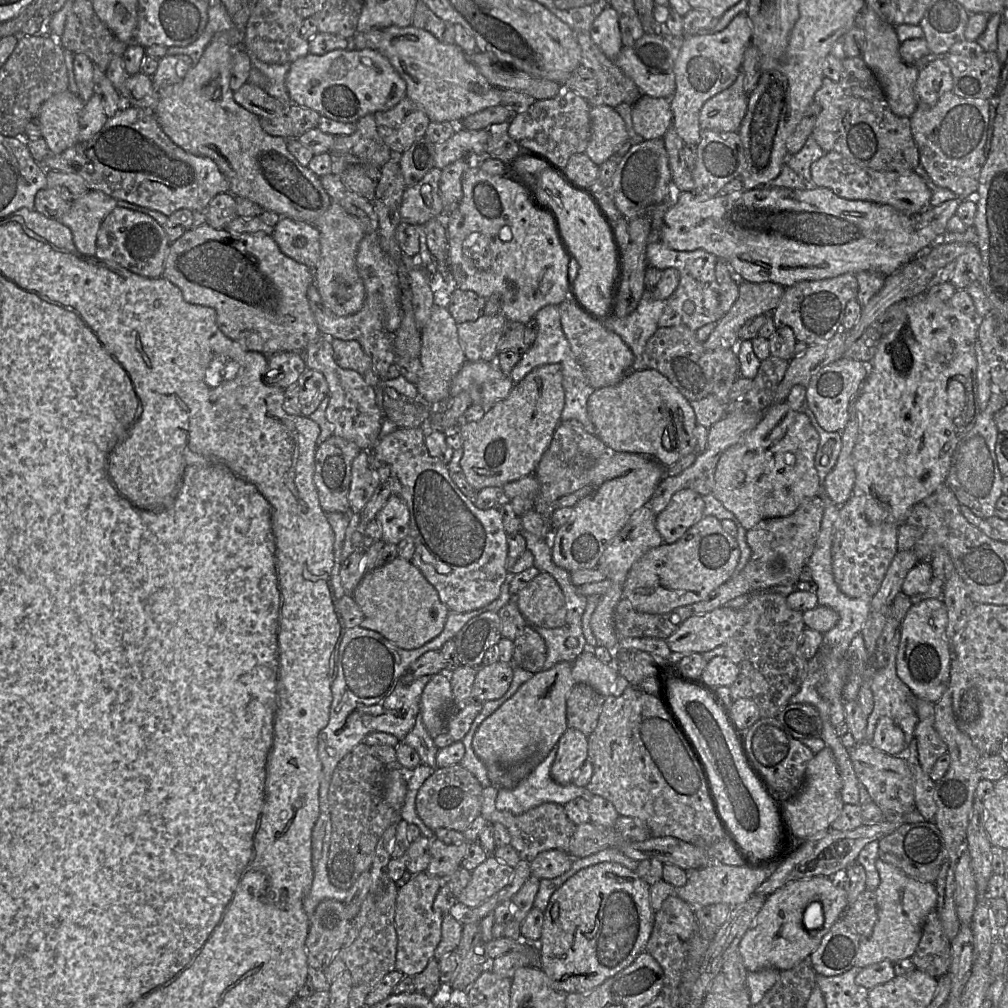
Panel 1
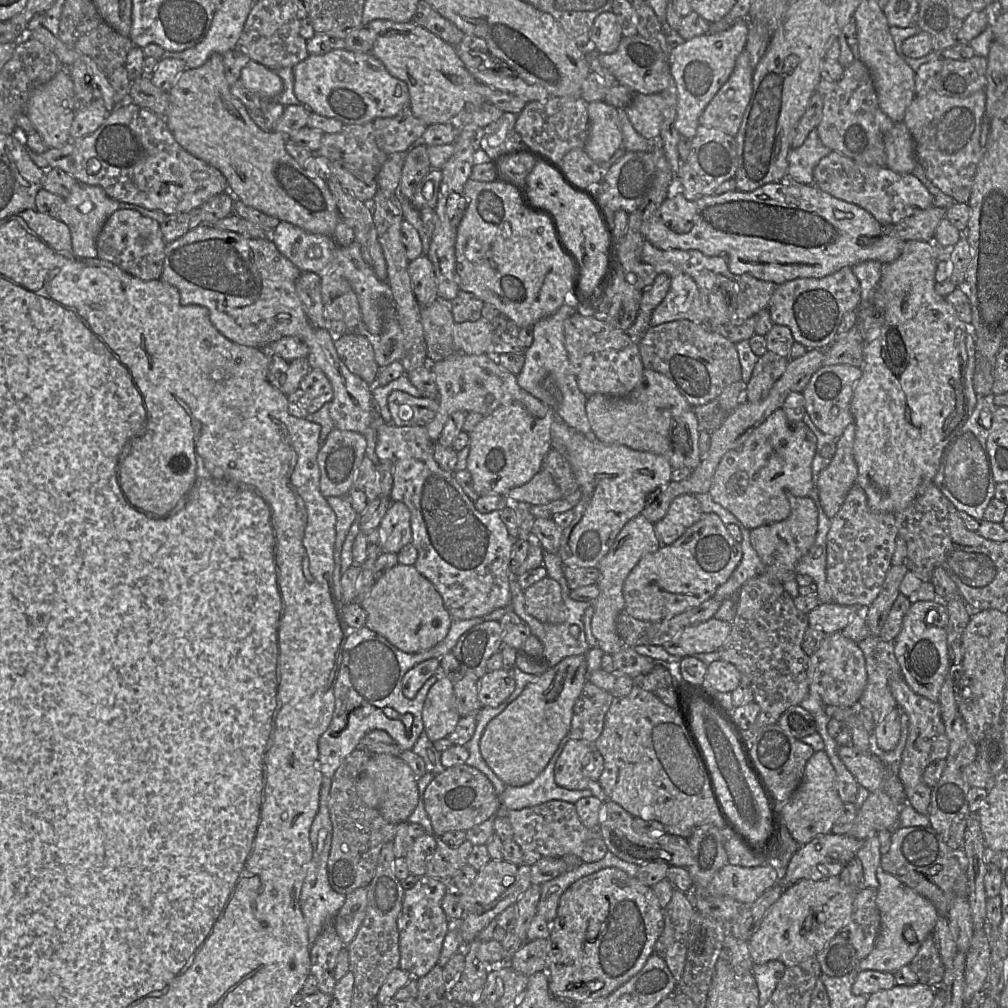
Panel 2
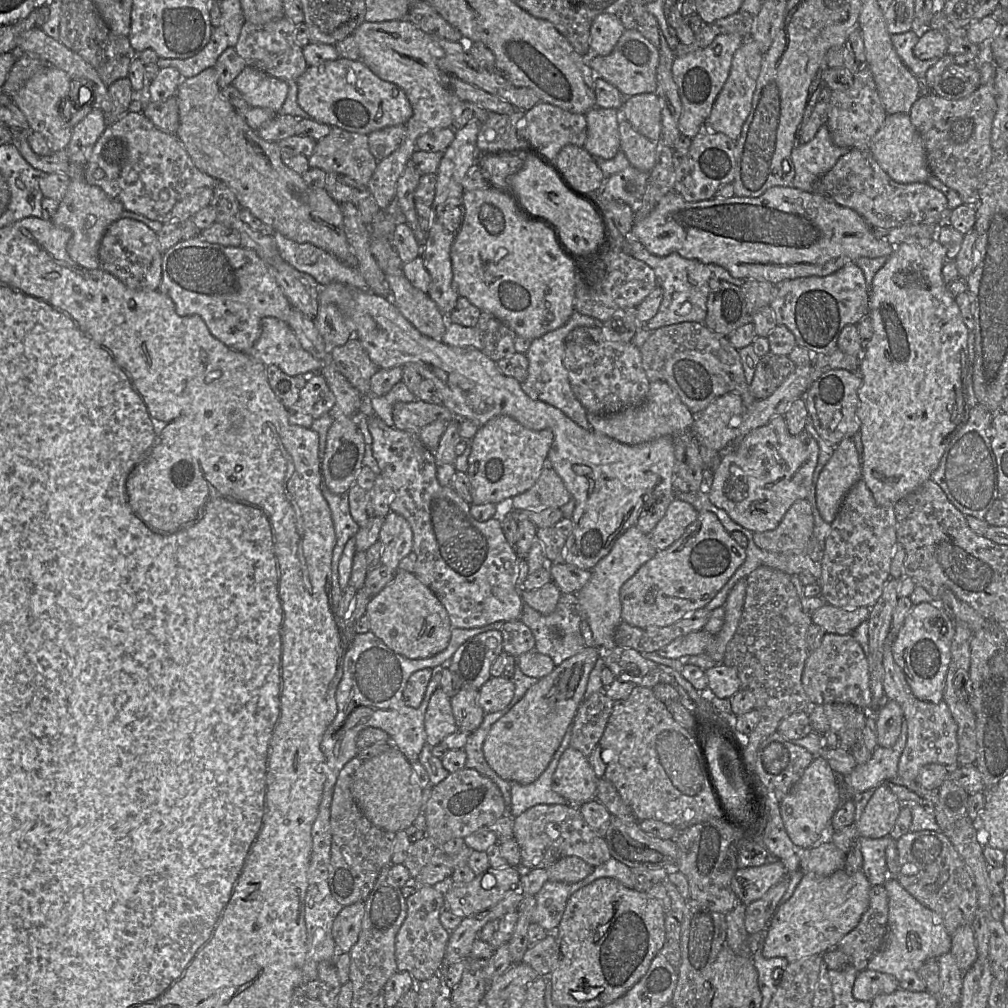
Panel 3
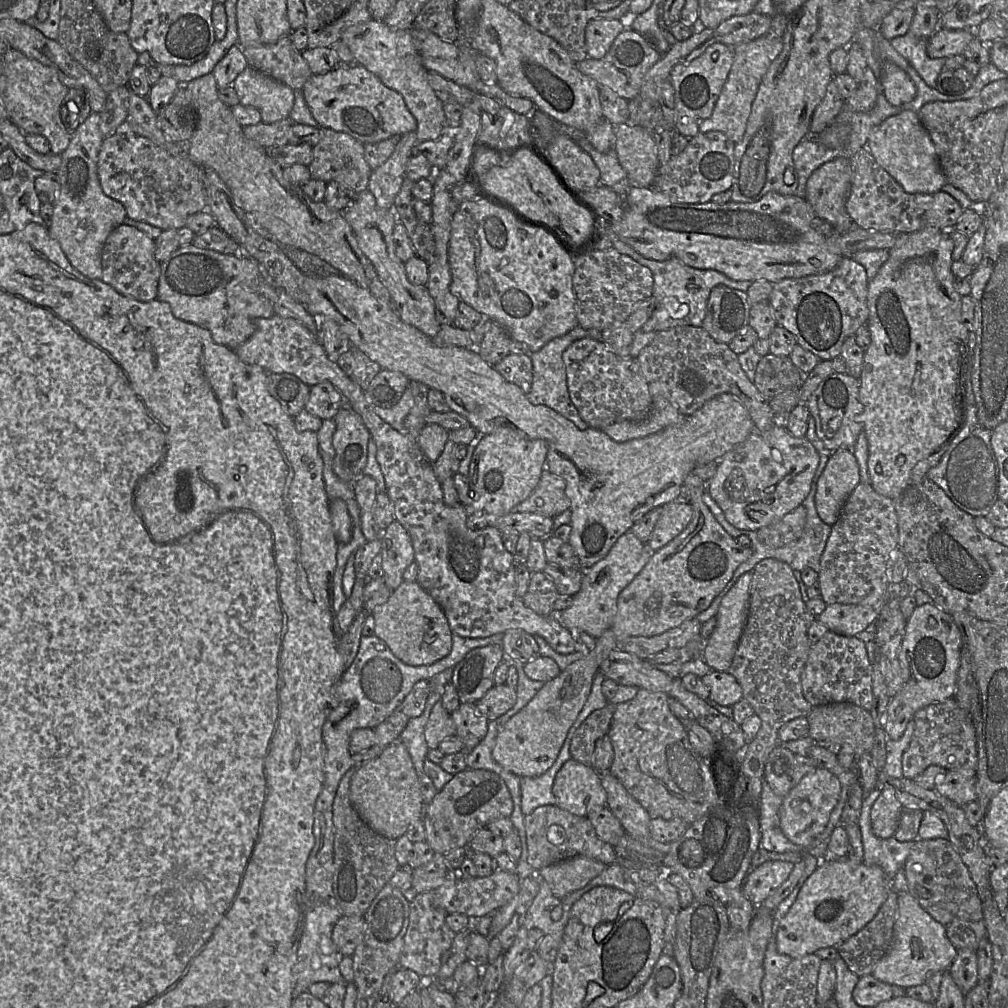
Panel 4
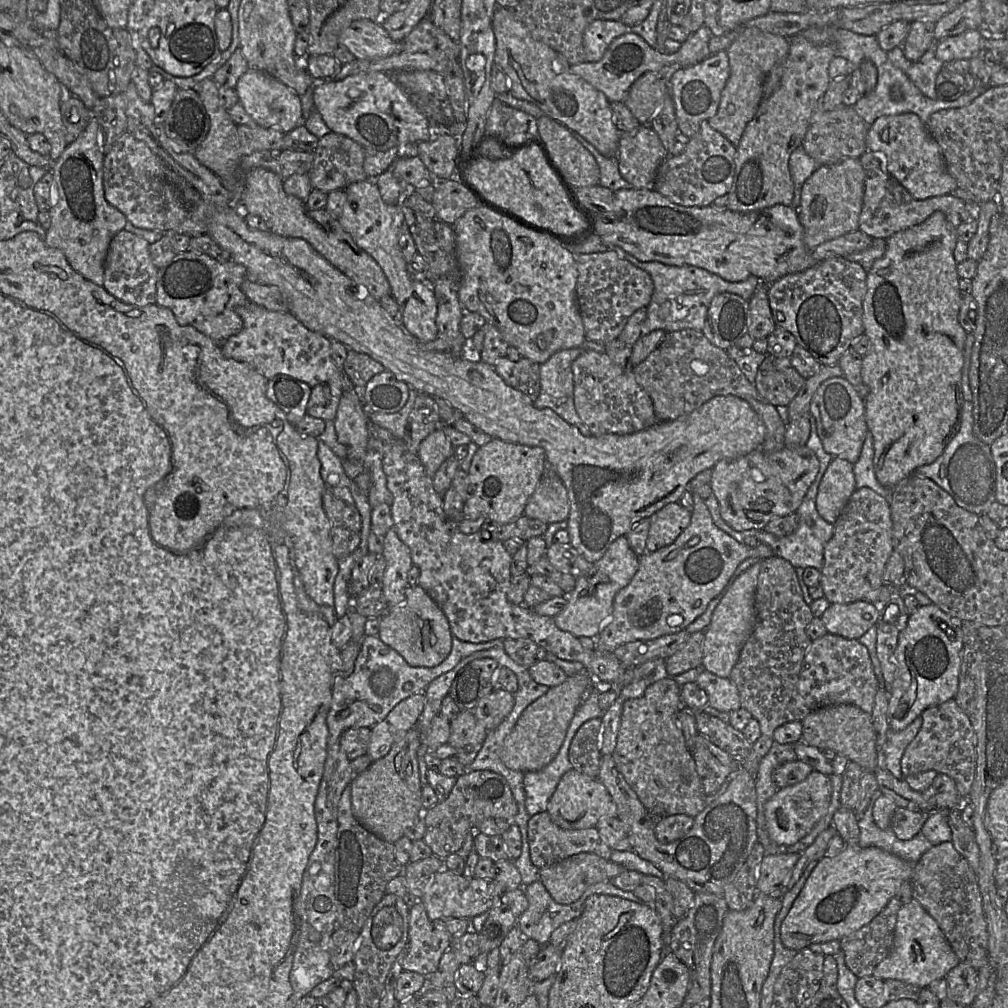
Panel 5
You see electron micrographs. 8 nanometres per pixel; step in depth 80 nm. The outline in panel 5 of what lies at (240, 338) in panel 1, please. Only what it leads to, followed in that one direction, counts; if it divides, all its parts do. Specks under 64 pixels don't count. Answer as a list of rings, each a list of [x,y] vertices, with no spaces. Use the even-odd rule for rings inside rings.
[[[188,250],[176,254],[158,270],[156,304],[169,308],[180,325],[194,327],[221,348],[229,337],[237,334],[243,327],[236,308],[250,302],[241,290],[241,284],[247,278],[247,269],[241,264],[233,261],[221,263],[206,254],[197,254]]]

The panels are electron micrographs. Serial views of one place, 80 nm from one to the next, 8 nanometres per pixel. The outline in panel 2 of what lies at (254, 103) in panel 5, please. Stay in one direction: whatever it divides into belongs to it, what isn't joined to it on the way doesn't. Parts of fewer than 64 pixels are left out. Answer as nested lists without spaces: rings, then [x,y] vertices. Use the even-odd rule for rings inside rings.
[[[250,60],[242,69],[240,82],[266,101],[276,99],[283,91],[281,78],[269,68]]]

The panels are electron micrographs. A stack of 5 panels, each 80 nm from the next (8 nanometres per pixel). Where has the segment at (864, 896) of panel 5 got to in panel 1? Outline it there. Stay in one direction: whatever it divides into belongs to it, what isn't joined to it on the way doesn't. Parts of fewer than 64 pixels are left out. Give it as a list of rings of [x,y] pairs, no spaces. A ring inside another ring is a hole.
[[[816,876],[790,882],[766,897],[761,910],[742,937],[738,951],[744,966],[748,972],[764,968],[775,968],[779,971],[792,969],[819,947],[824,935],[848,907],[846,892],[837,879]],[[812,908],[821,911],[822,924],[806,929],[805,920]]]

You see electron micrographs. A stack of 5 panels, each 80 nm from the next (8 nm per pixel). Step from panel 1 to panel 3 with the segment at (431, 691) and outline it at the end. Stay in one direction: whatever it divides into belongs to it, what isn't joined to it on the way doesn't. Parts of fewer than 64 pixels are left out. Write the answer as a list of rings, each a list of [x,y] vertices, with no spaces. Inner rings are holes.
[[[439,687],[430,697],[424,718],[426,743],[431,747],[440,744],[458,728],[452,712],[451,698]]]

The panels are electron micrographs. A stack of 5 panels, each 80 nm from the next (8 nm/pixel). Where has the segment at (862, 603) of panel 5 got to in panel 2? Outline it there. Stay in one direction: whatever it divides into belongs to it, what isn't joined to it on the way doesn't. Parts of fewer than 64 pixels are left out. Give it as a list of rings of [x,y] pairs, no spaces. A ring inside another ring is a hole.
[[[834,602],[820,604],[807,614],[809,625],[820,628],[826,635],[841,632],[859,608],[867,606],[846,606]]]

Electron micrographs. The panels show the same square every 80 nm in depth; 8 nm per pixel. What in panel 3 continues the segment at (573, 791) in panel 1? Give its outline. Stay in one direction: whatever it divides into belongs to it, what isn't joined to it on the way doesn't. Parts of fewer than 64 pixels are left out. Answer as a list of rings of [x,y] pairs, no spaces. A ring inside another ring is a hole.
[[[572,723],[568,727],[548,767],[536,781],[527,785],[509,782],[511,785],[511,807],[509,814],[513,818],[537,804],[569,804],[565,798],[552,789],[552,778],[561,755],[570,746],[571,734]]]

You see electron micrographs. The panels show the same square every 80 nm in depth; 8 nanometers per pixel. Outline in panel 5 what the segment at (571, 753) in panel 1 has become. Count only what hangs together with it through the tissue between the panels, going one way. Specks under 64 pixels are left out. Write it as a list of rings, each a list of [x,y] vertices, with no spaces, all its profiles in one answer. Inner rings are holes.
[[[574,768],[560,779],[546,811],[557,826],[566,830],[596,827],[603,816],[617,817],[617,806],[606,787],[598,779],[593,779]]]

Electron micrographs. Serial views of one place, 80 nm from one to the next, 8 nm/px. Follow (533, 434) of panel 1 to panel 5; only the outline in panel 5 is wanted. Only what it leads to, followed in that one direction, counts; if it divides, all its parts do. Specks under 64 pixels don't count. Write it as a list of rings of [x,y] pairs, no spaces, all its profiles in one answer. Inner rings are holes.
[[[493,438],[476,451],[468,472],[469,499],[464,503],[464,518],[476,520],[484,518],[487,522],[507,524],[524,515],[525,506],[534,493],[541,477],[545,475],[547,457],[545,450],[538,446],[528,446]]]

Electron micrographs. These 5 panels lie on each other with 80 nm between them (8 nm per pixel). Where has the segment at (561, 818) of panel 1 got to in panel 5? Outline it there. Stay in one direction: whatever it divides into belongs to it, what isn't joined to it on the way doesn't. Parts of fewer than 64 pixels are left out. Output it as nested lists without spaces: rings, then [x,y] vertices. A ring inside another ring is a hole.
[[[547,811],[537,813],[528,821],[528,842],[532,863],[539,869],[550,867],[579,853],[593,853],[606,860],[610,859],[612,849],[602,841],[595,827],[566,830],[557,826]]]

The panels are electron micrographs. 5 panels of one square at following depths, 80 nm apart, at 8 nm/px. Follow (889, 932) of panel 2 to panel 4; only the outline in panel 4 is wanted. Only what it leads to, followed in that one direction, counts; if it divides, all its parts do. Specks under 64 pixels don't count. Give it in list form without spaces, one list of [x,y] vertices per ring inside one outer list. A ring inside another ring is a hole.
[[[908,891],[897,893],[897,901],[891,946],[874,967],[872,975],[890,985],[908,988],[926,983],[932,972],[943,973],[949,970],[957,956],[957,949],[947,937],[943,925],[925,911]]]

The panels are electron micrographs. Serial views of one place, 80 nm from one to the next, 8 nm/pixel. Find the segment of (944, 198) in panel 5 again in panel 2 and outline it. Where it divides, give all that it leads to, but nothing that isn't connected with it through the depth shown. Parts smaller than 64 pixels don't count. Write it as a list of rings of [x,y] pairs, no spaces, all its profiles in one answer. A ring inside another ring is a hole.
[[[831,151],[814,168],[813,184],[834,198],[855,204],[868,211],[885,228],[916,215],[933,205],[933,195],[912,174],[896,173],[888,167],[859,163]]]

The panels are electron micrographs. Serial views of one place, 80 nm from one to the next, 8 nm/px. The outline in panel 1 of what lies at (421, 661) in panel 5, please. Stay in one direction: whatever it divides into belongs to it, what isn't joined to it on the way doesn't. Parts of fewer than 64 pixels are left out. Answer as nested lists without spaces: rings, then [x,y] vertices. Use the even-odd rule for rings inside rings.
[[[401,557],[367,572],[352,596],[363,612],[363,621],[359,626],[379,632],[405,650],[420,648],[437,637],[450,613],[421,571]]]

